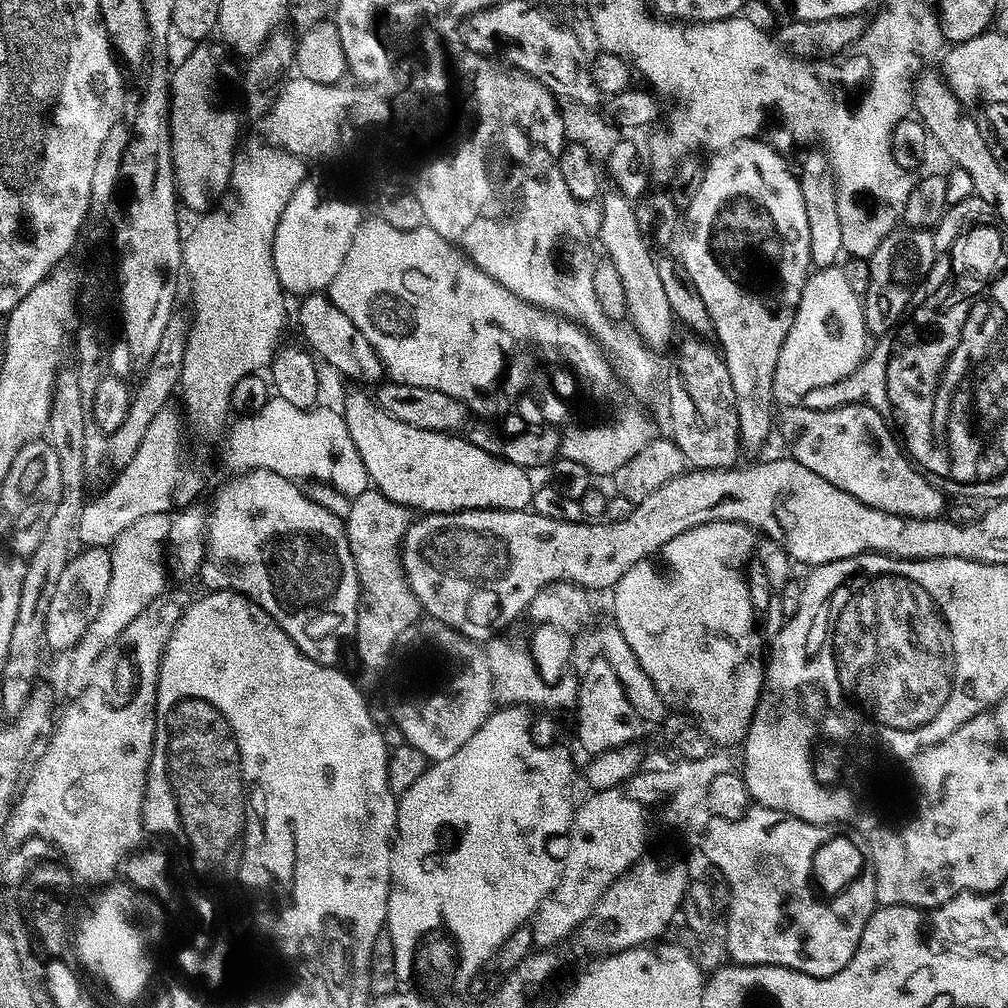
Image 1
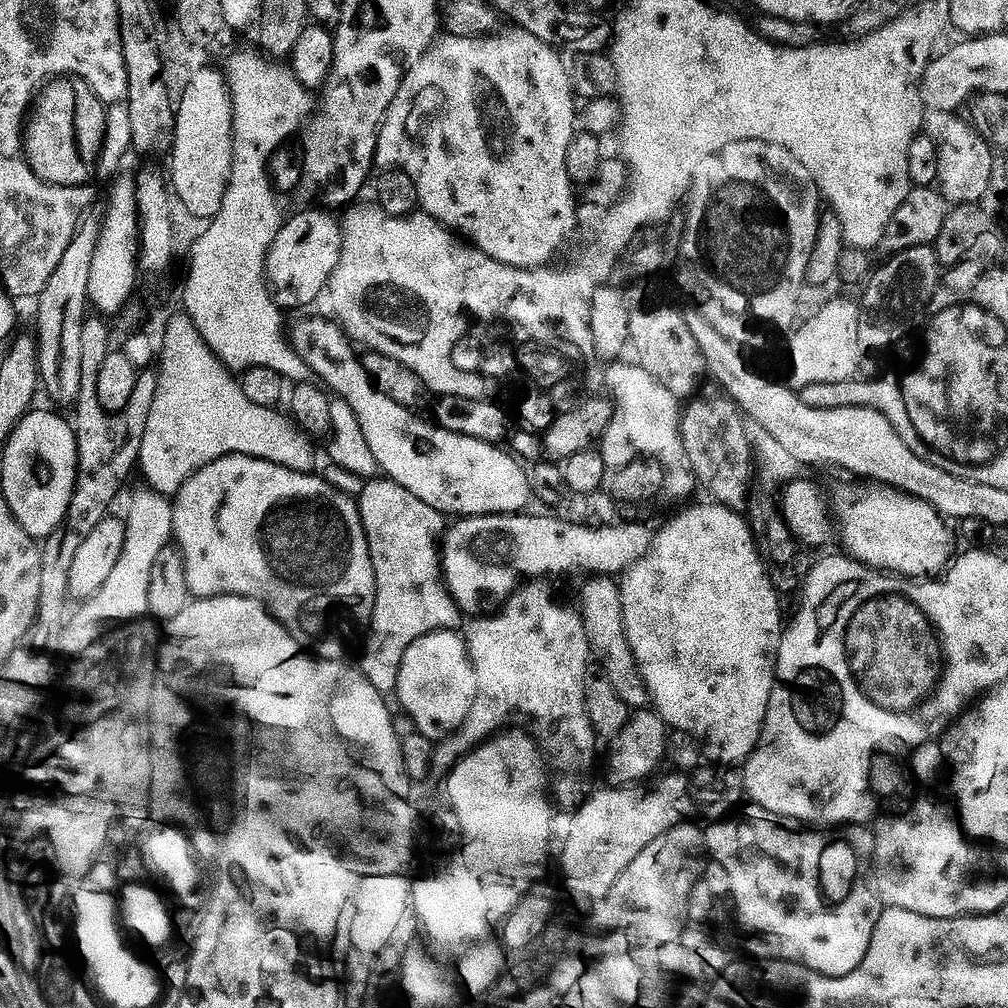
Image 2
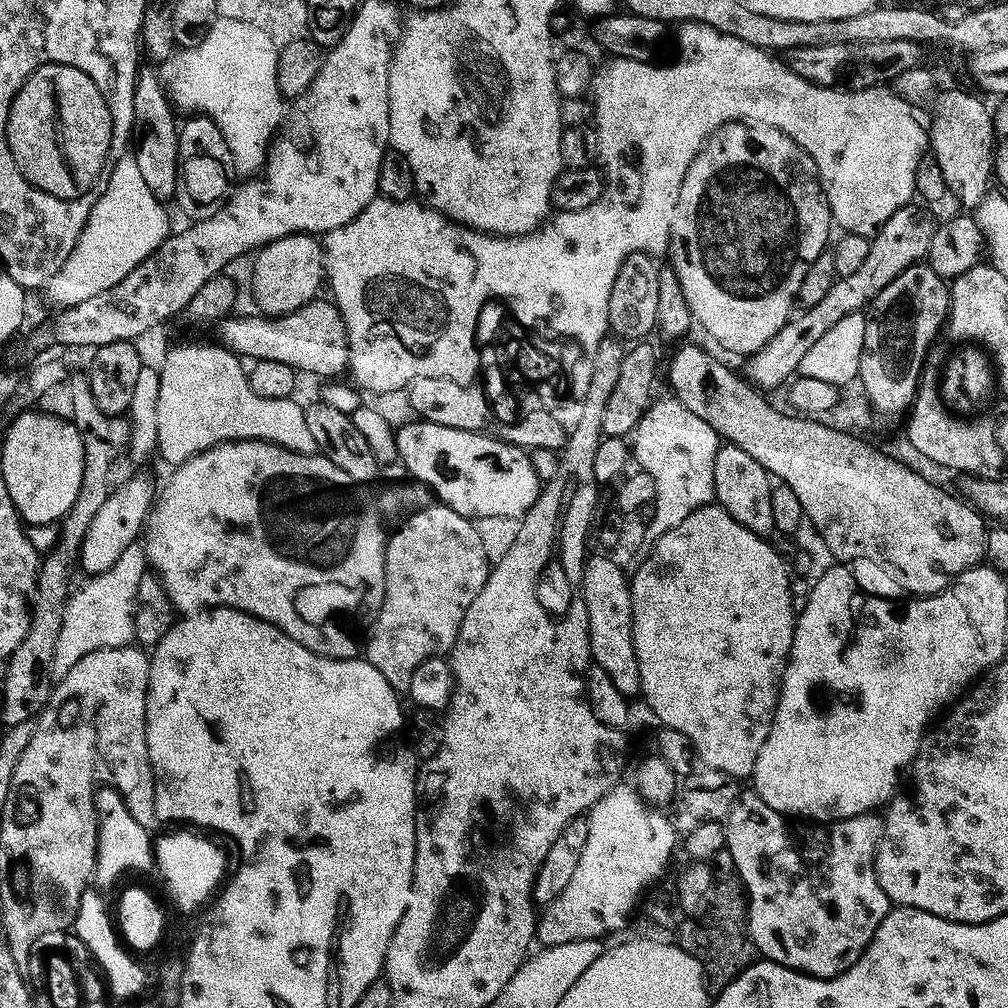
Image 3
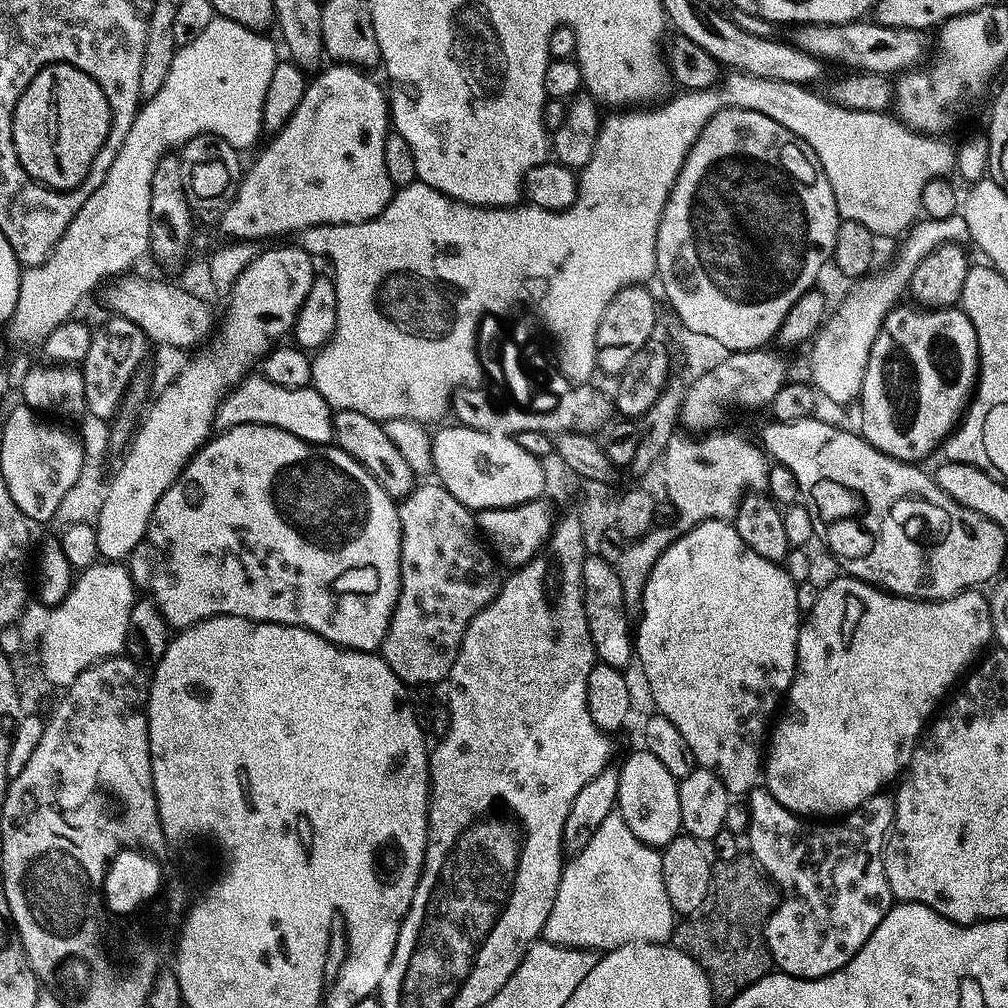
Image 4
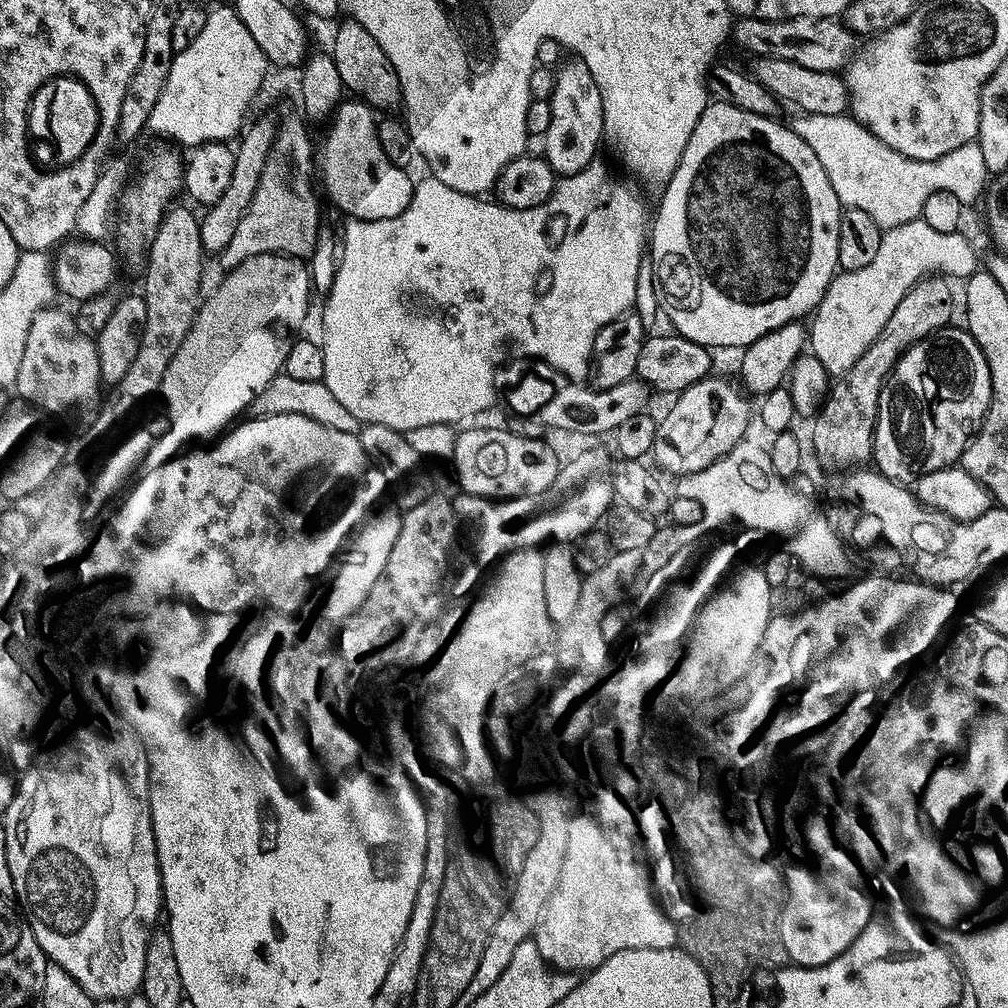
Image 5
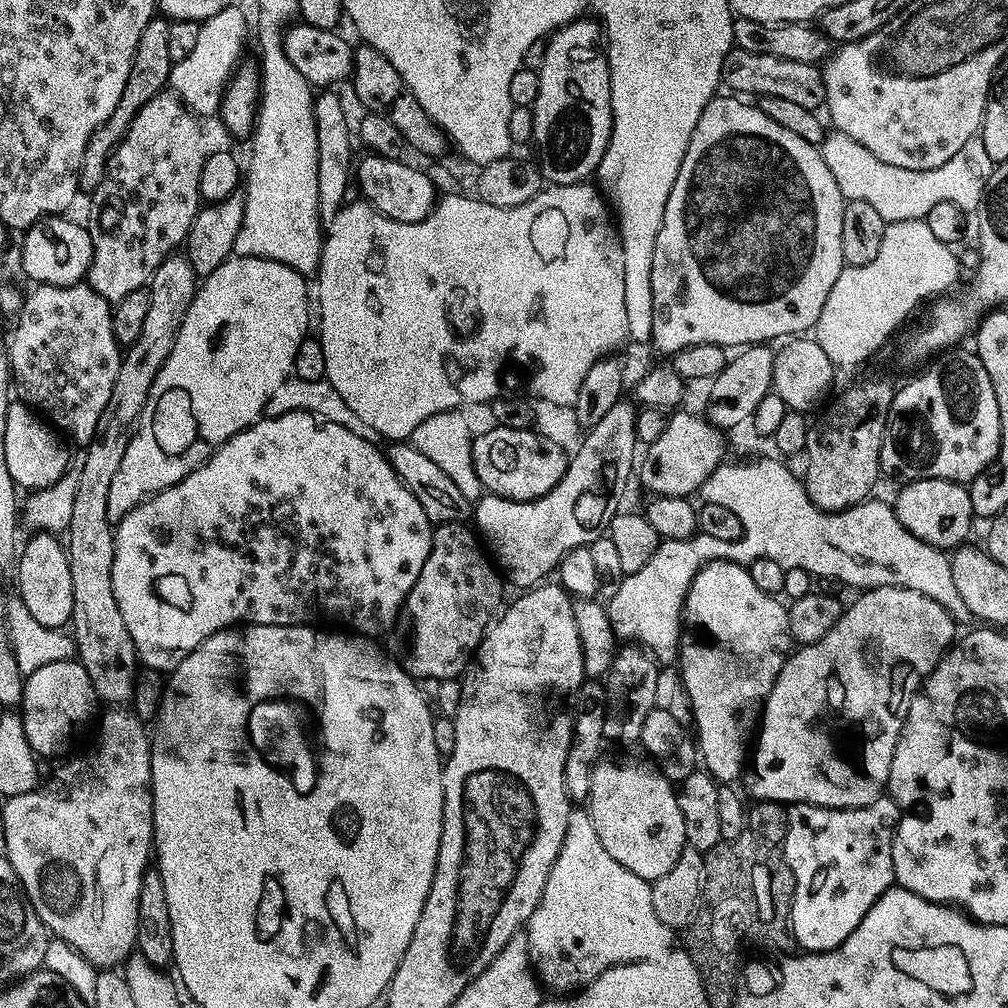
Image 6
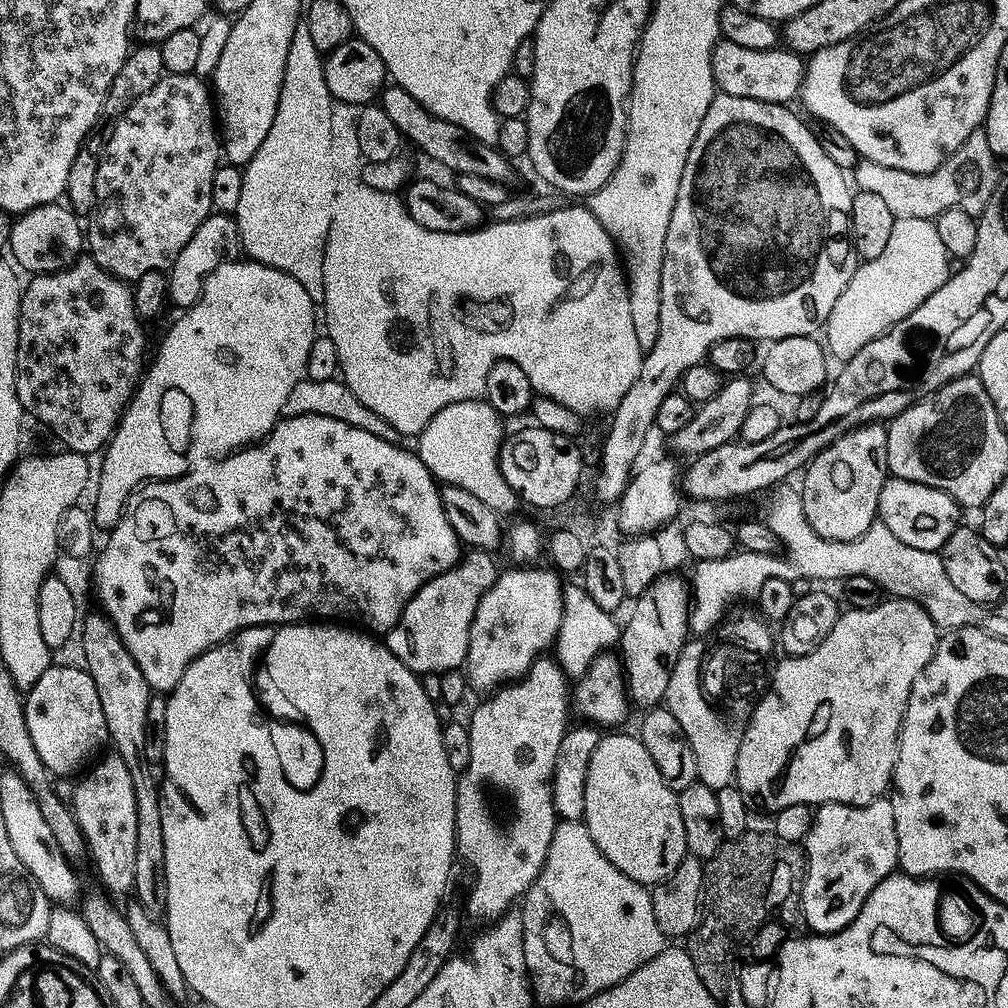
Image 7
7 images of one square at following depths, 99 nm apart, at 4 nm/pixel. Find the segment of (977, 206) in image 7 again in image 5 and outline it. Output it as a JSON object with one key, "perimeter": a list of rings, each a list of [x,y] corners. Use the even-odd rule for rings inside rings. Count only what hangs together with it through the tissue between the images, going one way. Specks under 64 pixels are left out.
{"perimeter":[[[801,115],[801,120],[794,124],[794,130],[818,154],[818,162],[822,162],[822,170],[830,178],[834,186],[834,194],[838,194],[841,205],[845,209],[864,210],[874,218],[880,229],[900,227],[921,219],[926,201],[933,194],[949,192],[958,198],[958,202],[972,206],[976,199],[985,195],[990,184],[990,173],[986,166],[986,157],[982,154],[979,143],[962,146],[962,150],[954,150],[954,154],[946,154],[946,158],[938,158],[934,162],[914,162],[883,144],[869,128],[863,126],[851,115],[822,117]]]}

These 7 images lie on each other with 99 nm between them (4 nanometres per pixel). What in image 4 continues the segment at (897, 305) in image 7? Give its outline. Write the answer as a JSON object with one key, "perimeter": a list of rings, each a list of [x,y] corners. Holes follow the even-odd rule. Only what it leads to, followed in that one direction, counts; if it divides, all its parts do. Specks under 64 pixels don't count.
{"perimeter":[[[962,214],[952,216],[950,219],[929,220],[926,218],[917,221],[901,241],[903,244],[898,252],[897,260],[885,272],[869,274],[851,285],[852,293],[848,296],[848,312],[852,315],[852,328],[847,328],[844,325],[844,316],[842,313],[834,313],[833,311],[824,321],[823,328],[815,336],[814,343],[810,348],[812,349],[812,377],[810,377],[810,380],[817,393],[823,399],[825,396],[832,404],[850,404],[852,402],[854,404],[856,401],[859,401],[860,393],[864,391],[864,375],[868,369],[874,342],[884,328],[884,323],[889,312],[901,303],[900,295],[905,295],[909,291],[912,275],[918,270],[918,266],[939,247],[945,244],[963,245],[970,239],[969,226],[967,226]]]}

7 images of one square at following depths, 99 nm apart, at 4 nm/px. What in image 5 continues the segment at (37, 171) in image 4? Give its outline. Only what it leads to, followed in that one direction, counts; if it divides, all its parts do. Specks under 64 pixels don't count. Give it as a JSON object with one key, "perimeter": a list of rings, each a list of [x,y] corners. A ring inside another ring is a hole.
{"perimeter":[[[60,77],[51,80],[32,100],[29,112],[29,133],[36,139],[50,142],[64,164],[80,160],[96,140],[100,128],[93,95],[80,80],[72,77]]]}

